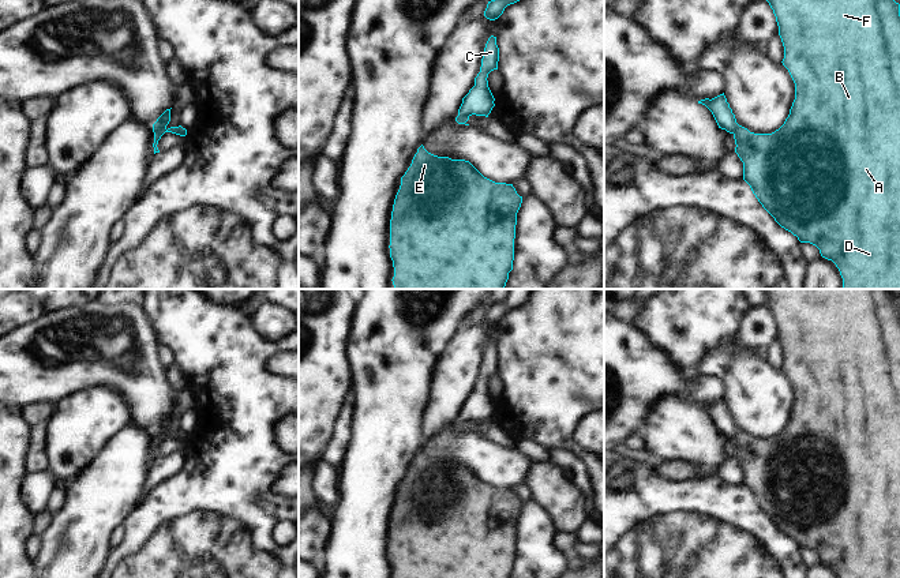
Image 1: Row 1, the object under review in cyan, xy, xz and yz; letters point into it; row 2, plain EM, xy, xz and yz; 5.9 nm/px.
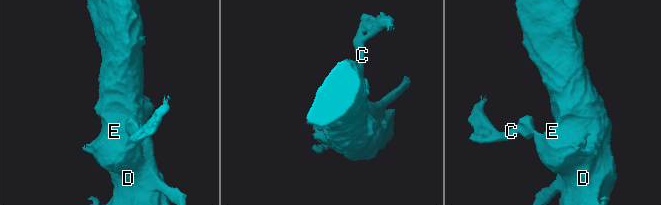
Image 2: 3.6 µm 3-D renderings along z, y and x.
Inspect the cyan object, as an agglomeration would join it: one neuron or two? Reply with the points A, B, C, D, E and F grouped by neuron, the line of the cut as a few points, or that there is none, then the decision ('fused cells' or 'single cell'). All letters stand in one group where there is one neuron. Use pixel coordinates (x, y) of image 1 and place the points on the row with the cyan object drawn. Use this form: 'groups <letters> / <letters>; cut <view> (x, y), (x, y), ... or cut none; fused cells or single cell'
groups A B D E F / C; cut xy (153, 124), (164, 132); fused cells

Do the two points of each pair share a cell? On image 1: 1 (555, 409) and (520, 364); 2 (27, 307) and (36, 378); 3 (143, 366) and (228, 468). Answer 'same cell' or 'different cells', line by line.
1: same cell
2: different cells
3: different cells

